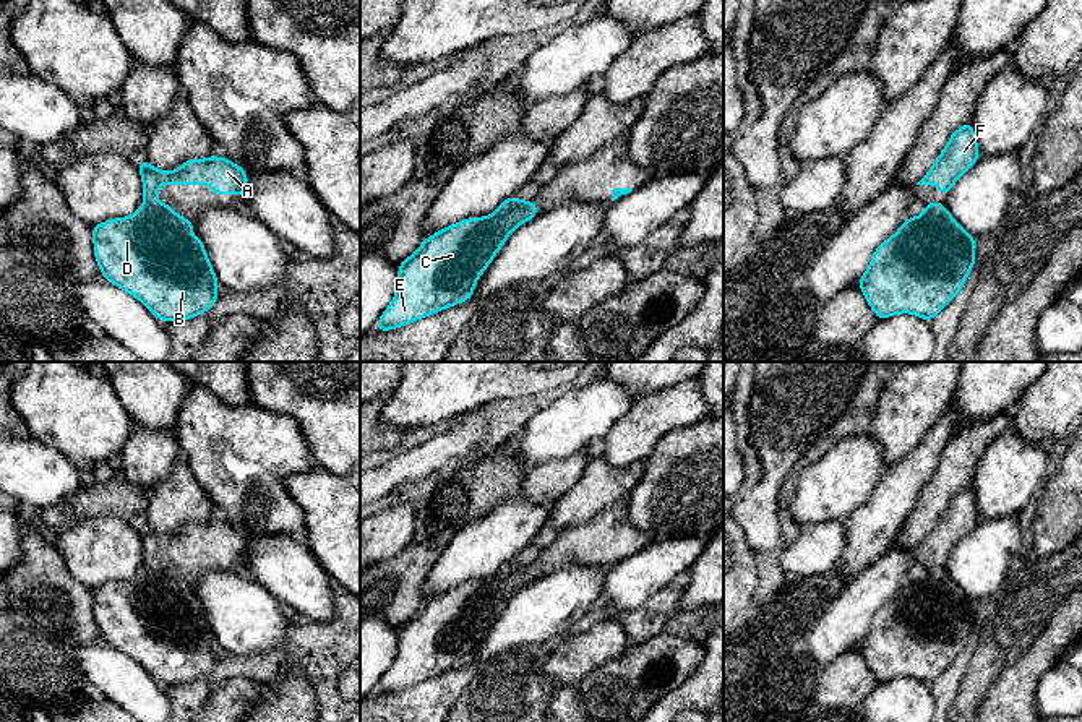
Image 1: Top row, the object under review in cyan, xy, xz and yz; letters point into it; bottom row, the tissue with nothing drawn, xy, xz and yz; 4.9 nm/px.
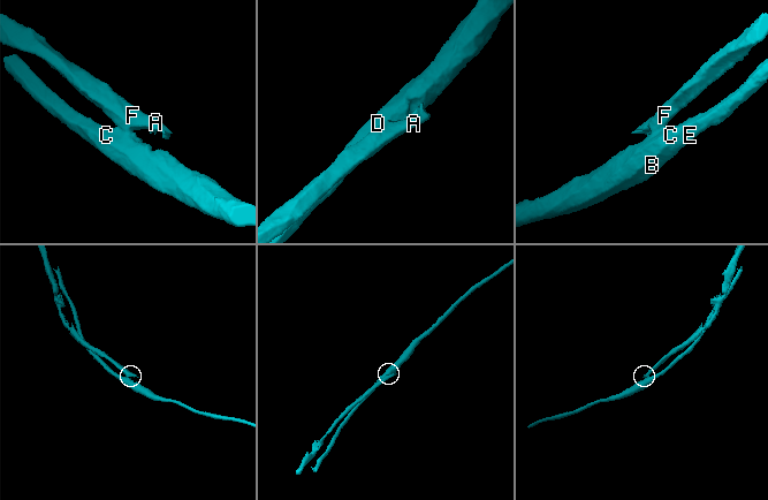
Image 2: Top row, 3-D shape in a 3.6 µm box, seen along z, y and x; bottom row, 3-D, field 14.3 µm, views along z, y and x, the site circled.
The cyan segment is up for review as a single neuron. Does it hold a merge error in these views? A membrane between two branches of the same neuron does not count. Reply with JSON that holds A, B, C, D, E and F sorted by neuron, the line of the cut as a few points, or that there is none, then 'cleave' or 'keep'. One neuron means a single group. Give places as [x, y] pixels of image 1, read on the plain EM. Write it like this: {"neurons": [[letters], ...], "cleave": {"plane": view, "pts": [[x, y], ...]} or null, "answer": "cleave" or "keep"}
{"neurons": [["A", "F"], ["B", "C", "D", "E"]], "cleave": {"plane": "xy", "pts": [[148, 568], [161, 568], [171, 573]]}, "answer": "cleave"}

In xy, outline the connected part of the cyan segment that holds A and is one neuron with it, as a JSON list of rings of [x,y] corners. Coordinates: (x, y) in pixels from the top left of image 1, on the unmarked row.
[[[227,521],[188,522],[172,535],[162,535],[141,524],[138,532],[143,542],[143,565],[148,569],[172,573],[172,568],[159,566],[159,548],[211,548],[214,558],[247,558],[248,537]]]

